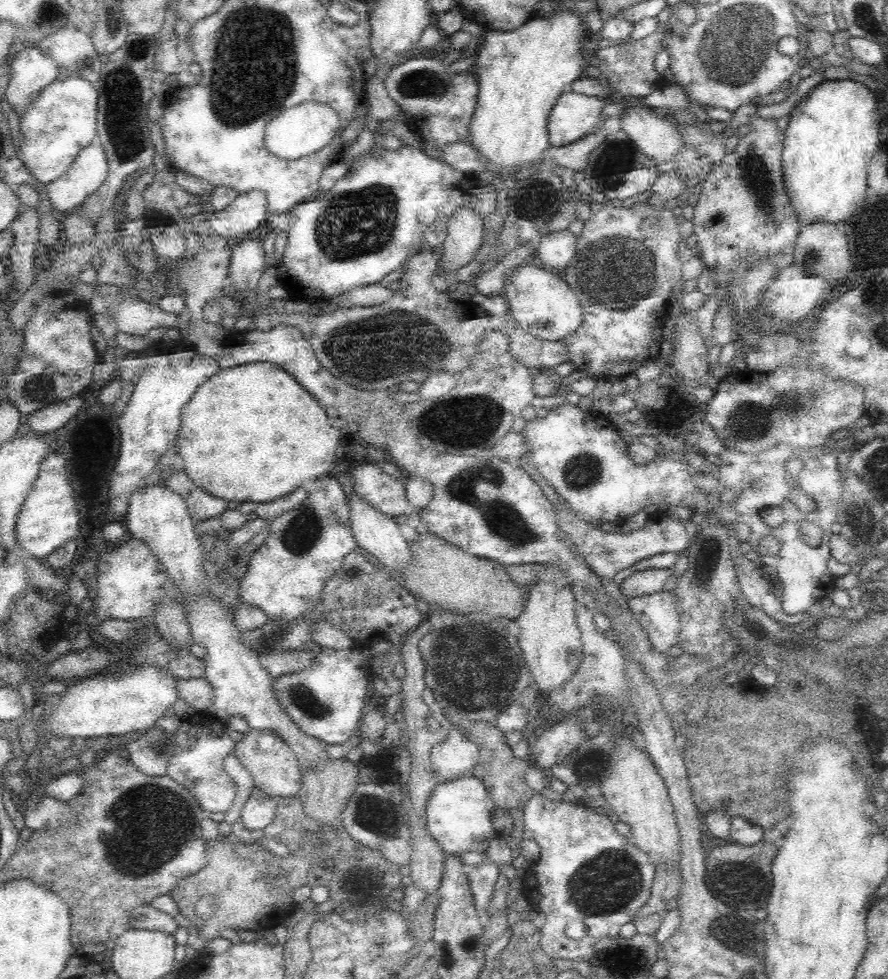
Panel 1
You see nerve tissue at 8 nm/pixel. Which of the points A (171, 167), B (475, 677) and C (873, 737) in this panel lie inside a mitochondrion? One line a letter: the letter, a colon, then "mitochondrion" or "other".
A: other
B: mitochondrion
C: other

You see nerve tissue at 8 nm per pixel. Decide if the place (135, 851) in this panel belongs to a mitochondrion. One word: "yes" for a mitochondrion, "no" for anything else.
yes

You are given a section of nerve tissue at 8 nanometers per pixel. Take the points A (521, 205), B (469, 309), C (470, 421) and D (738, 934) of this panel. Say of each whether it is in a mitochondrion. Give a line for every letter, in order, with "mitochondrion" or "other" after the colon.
A: other
B: other
C: mitochondrion
D: mitochondrion

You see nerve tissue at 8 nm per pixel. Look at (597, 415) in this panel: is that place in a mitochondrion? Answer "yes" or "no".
no

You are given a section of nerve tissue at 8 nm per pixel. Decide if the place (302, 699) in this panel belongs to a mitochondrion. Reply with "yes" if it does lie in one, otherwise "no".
yes

